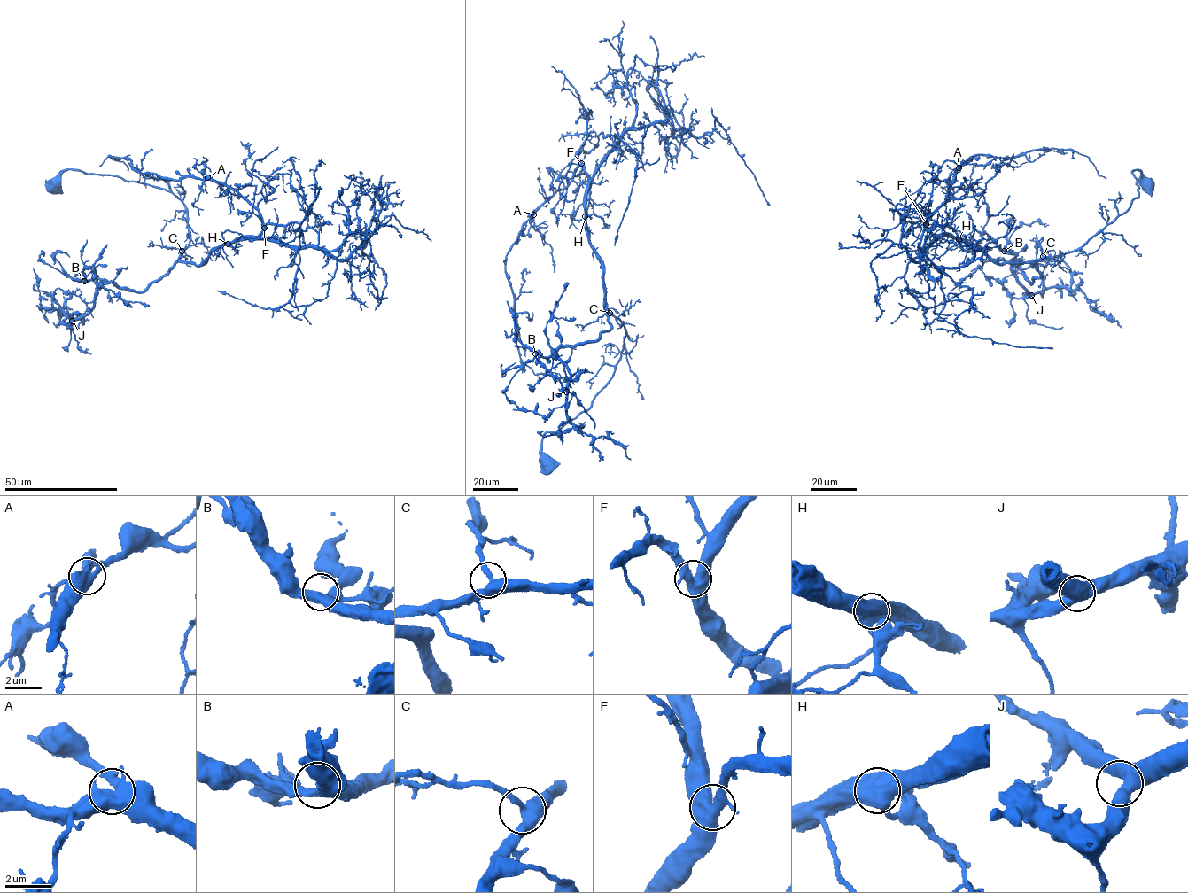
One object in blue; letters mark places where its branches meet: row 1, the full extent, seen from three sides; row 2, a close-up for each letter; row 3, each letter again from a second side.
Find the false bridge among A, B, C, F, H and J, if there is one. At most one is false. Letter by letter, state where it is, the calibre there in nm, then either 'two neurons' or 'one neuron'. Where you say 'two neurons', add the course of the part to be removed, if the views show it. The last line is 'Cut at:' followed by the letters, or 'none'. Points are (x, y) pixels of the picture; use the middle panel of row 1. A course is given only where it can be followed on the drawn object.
A: (533, 214) | 500 nm | one neuron
B: (535, 353) | 440 nm | one neuron
C: (609, 313) | 400 nm | one neuron
F: (581, 163) | 480 nm | one neuron
H: (585, 216) | 650 nm | one neuron
J: (566, 392) | 440 nm | one neuron
Cut at: none

